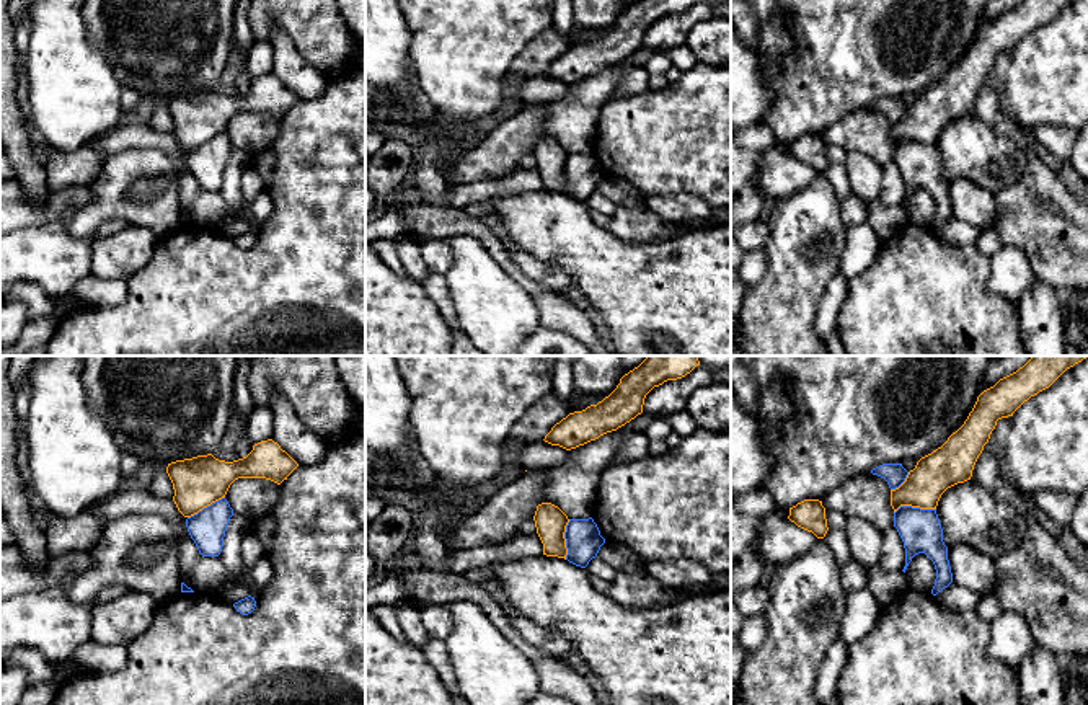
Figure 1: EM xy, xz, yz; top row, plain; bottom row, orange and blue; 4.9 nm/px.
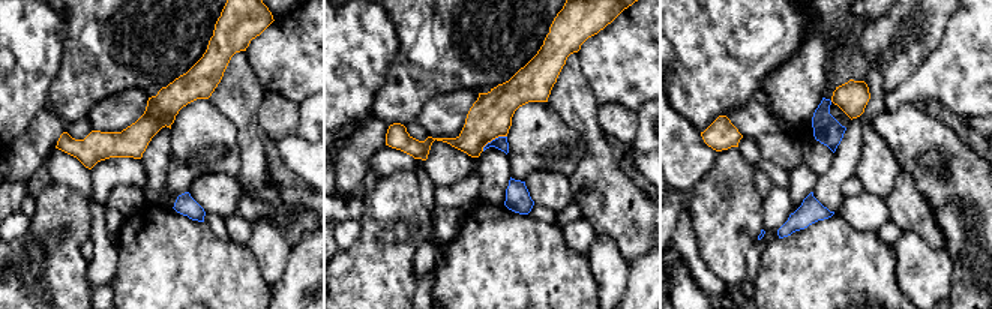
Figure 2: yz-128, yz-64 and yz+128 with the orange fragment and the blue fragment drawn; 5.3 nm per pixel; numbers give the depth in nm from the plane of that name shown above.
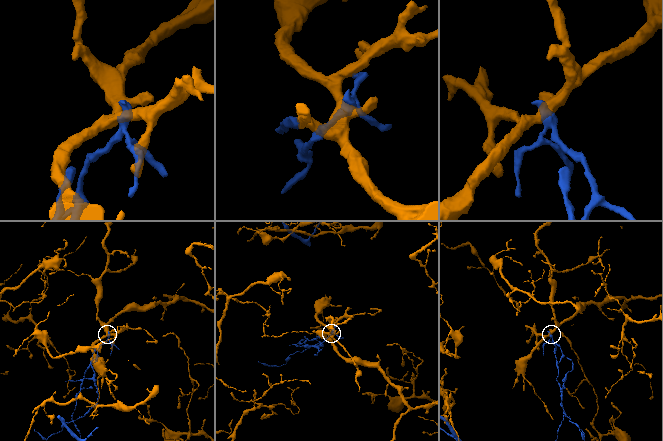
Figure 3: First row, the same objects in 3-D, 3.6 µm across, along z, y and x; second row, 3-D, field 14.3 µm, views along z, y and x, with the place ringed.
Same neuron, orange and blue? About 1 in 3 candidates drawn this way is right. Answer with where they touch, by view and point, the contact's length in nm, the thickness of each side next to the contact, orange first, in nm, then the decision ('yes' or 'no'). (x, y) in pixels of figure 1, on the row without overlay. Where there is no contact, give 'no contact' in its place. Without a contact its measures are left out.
yz (914, 141) | 200 nm | 200/200 nm | no

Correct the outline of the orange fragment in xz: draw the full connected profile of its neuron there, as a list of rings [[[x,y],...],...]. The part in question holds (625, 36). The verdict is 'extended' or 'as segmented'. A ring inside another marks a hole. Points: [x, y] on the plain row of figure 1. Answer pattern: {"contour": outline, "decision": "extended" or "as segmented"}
{"contour": [[[638,0],[620,13],[617,23],[597,39],[569,47],[545,70],[545,77],[566,85],[617,65],[643,47],[646,29],[667,15],[690,8],[697,0]]], "decision": "as segmented"}

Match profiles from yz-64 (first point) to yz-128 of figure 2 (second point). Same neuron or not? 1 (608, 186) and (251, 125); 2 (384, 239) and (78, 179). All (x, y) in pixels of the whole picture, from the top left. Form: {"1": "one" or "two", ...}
{"1": "one", "2": "two"}

